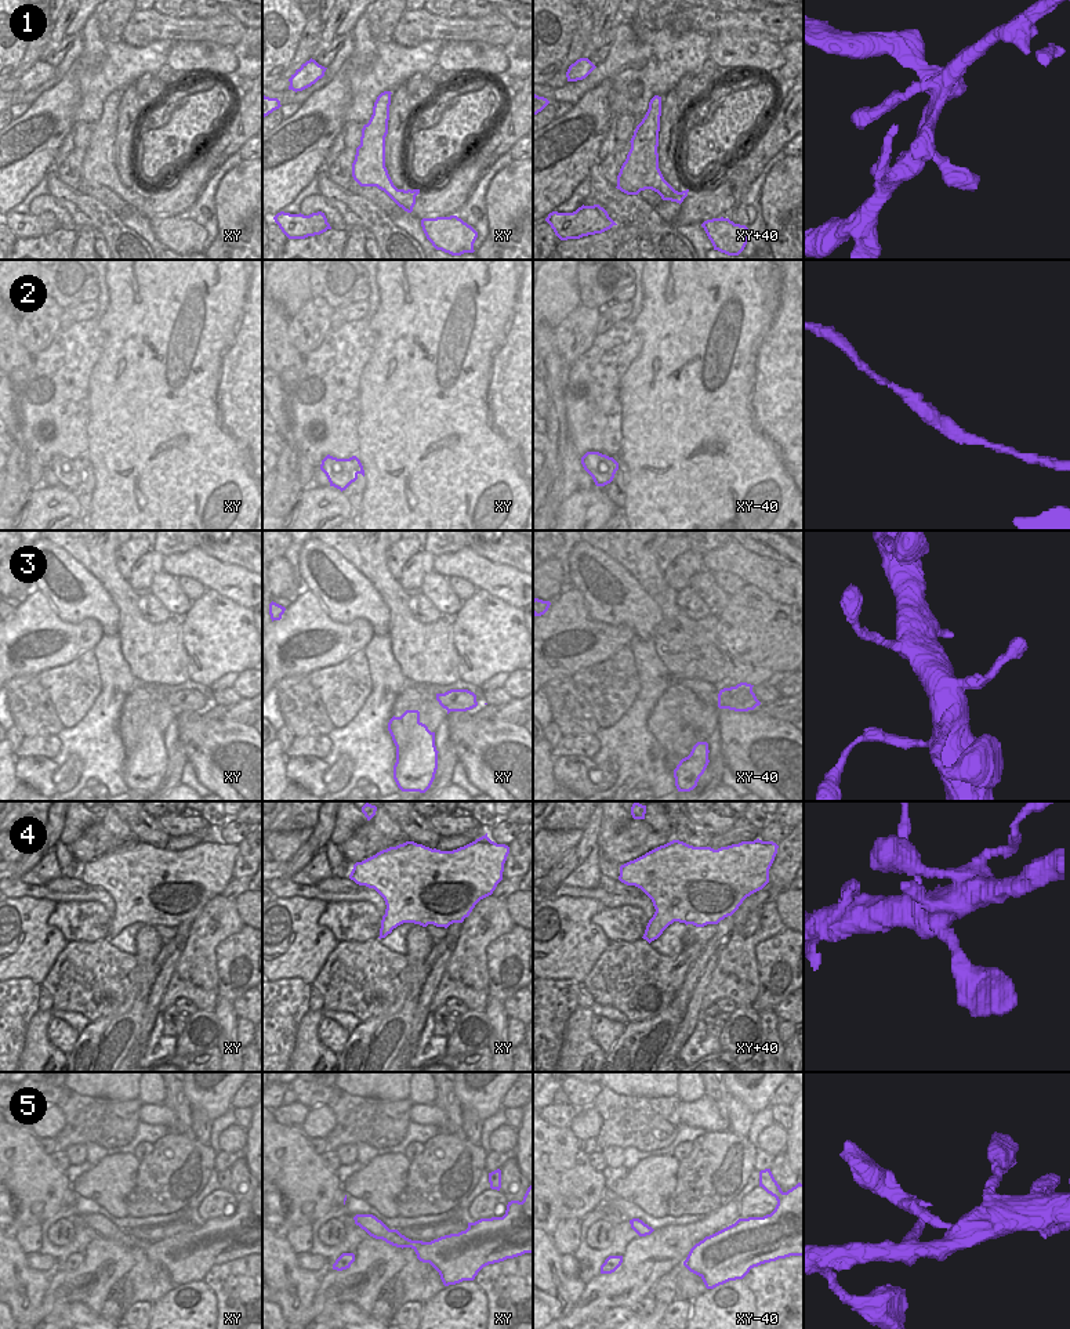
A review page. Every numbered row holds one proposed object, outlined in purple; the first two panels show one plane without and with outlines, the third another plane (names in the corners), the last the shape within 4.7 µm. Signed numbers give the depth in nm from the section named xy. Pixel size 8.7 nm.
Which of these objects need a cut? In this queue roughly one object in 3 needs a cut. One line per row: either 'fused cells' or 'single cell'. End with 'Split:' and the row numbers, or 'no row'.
1: single cell
2: single cell
3: single cell
4: single cell
5: single cell
Split: no row

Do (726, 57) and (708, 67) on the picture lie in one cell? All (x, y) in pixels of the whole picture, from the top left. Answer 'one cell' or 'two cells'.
two cells

